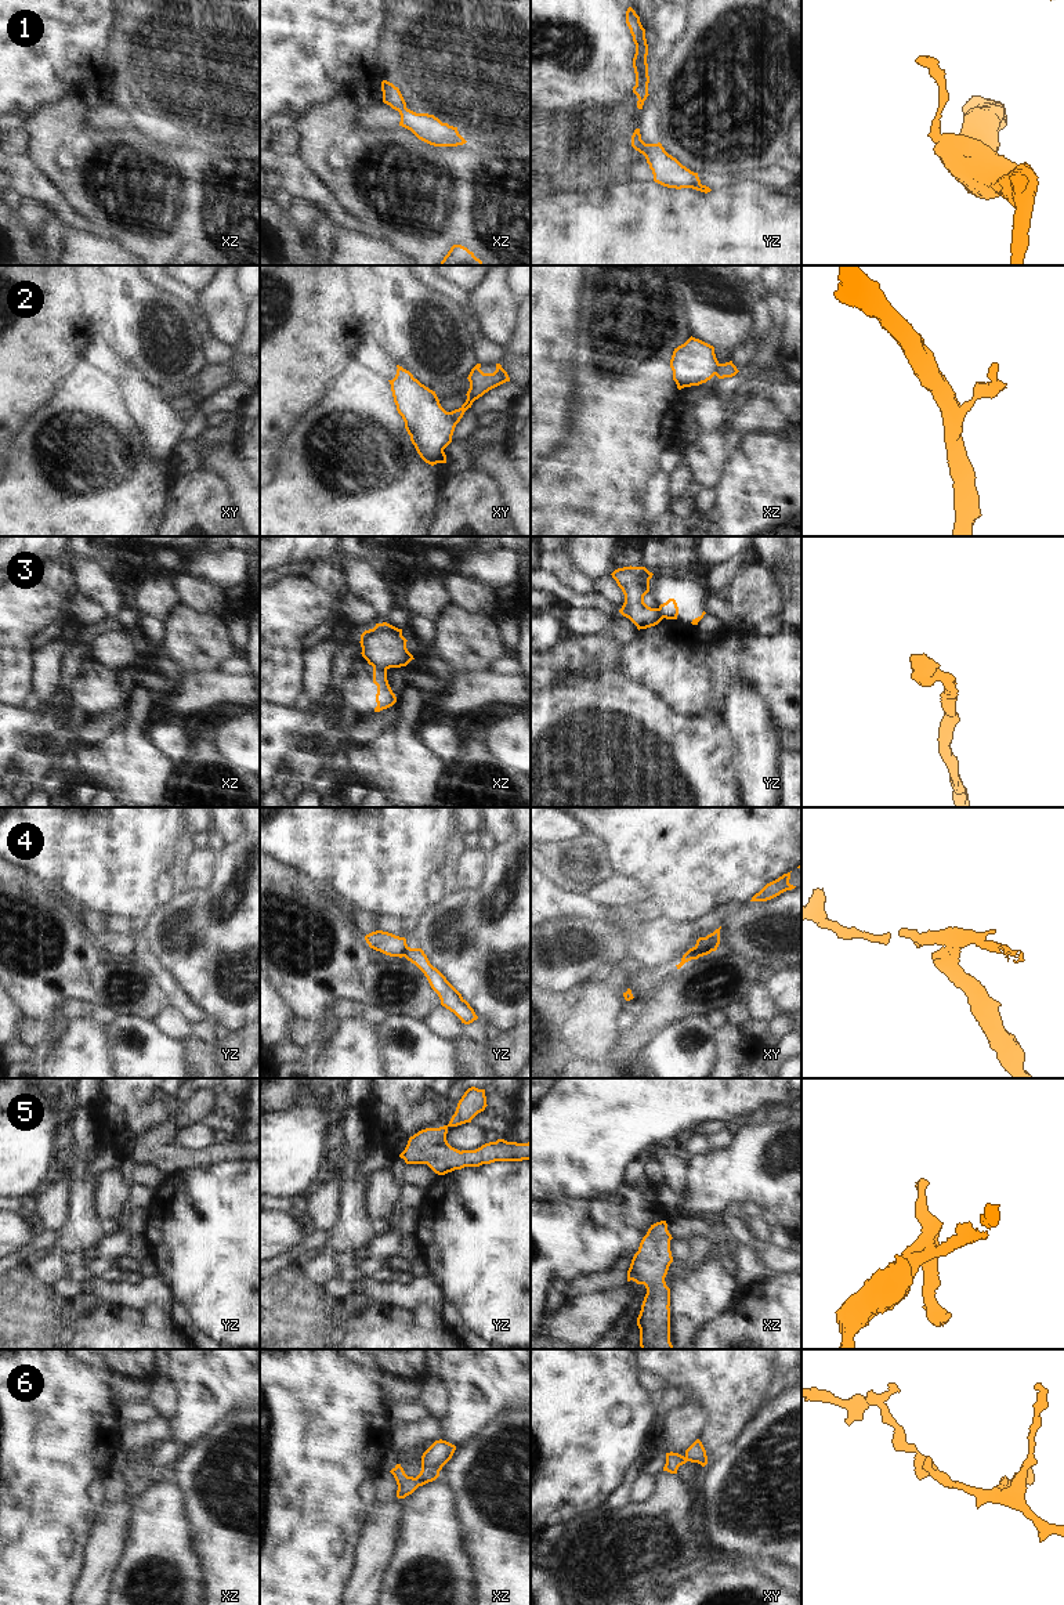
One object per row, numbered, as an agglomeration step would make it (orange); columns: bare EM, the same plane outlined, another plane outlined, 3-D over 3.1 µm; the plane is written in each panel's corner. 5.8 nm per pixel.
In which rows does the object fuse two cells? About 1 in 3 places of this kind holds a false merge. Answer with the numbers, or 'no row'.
2, 3, 4

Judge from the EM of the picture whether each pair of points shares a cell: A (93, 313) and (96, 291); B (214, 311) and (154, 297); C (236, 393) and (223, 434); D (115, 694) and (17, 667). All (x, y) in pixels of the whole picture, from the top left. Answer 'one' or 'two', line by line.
A: one
B: two
C: two
D: two

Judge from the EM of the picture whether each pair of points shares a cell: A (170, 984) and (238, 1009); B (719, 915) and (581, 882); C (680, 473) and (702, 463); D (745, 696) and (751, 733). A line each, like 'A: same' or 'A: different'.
A: different
B: different
C: different
D: same

